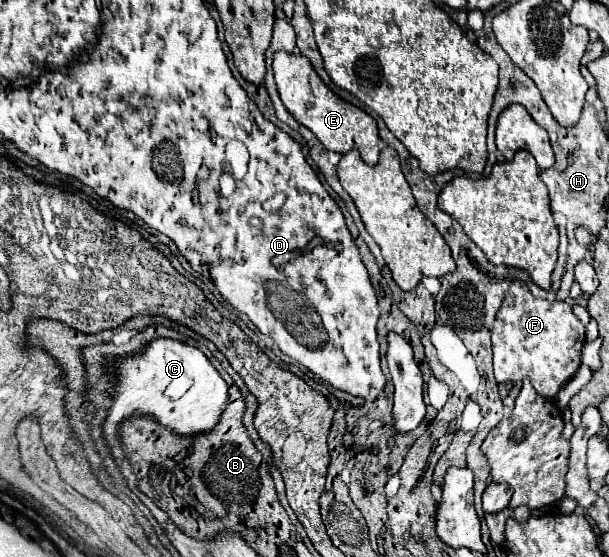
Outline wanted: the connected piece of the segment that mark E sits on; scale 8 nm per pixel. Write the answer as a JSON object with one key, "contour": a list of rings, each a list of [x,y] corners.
{"contour":[[[277,52],[273,58],[273,74],[275,74],[277,88],[279,88],[279,96],[281,96],[283,104],[287,106],[287,110],[293,114],[293,118],[299,124],[307,126],[327,150],[333,150],[339,154],[345,154],[349,150],[359,150],[361,158],[369,166],[377,164],[377,158],[379,158],[377,122],[361,108],[357,108],[357,106],[341,100],[337,94],[333,94],[325,86],[325,82],[317,76],[317,72],[313,70],[311,62],[305,56]]]}

